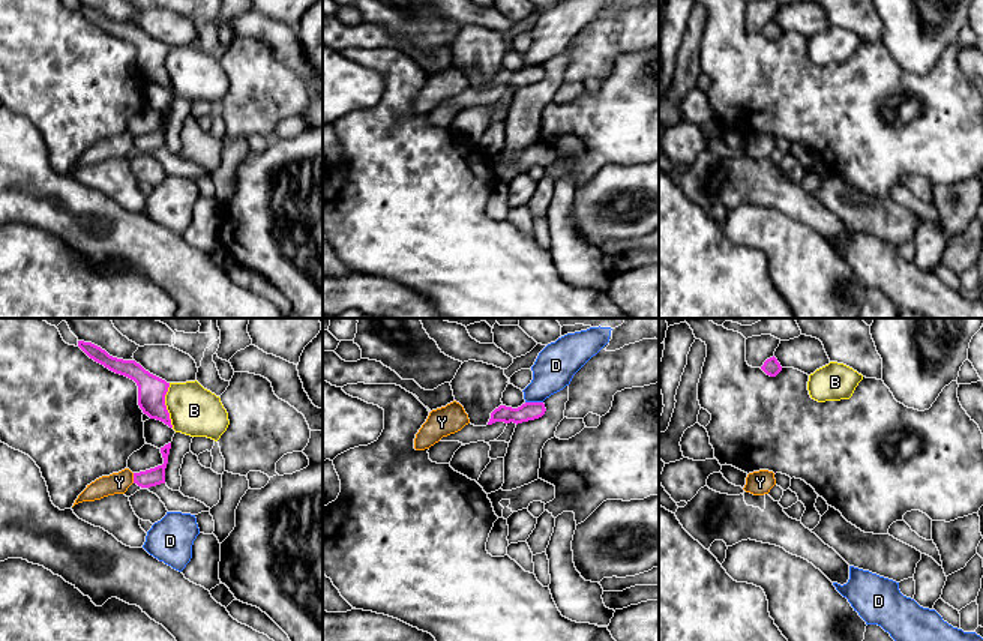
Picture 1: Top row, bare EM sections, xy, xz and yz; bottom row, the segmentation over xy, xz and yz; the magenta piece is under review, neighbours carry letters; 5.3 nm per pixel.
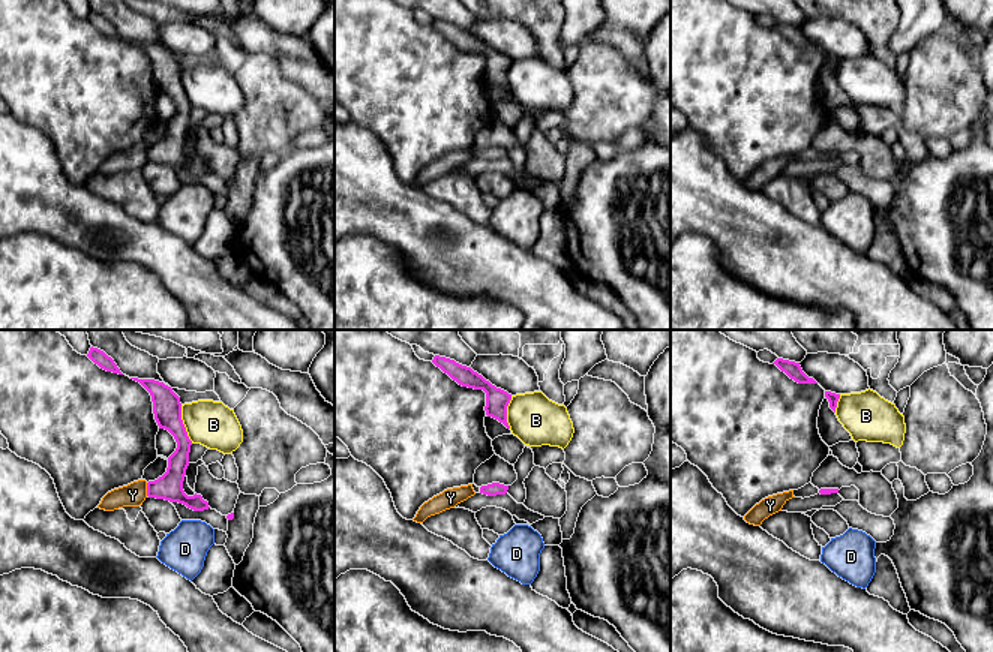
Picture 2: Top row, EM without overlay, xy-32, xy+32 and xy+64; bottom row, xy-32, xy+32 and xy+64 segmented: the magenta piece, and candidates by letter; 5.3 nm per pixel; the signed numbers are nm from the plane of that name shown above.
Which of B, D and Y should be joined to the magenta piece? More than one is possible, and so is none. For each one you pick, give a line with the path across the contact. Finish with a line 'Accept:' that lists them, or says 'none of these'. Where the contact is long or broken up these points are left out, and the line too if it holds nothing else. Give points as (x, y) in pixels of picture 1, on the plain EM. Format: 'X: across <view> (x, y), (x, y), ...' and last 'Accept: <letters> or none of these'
Accept: none of these

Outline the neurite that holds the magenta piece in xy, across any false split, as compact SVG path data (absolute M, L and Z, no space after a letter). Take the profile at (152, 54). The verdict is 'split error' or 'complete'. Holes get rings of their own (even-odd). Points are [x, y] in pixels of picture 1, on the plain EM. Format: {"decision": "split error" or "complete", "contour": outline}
{"decision": "complete", "contour": "M78 5L78 11L95 26L104 29L110 35L134 44L138 50L138 69L150 83L156 83L173 92L170 77L165 69L165 59L170 47L150 38L135 24L123 24L110 20L101 11Z"}

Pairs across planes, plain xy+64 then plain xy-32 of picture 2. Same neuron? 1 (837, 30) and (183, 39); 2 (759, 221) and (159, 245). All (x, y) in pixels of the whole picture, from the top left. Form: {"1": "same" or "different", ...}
{"1": "same", "2": "same"}

